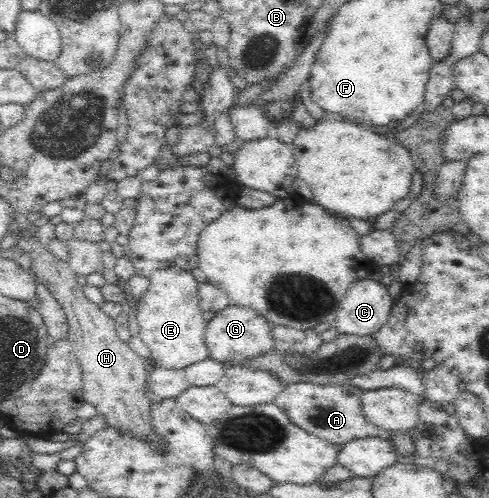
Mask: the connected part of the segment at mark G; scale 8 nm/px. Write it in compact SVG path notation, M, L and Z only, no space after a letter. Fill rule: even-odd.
M229 304L224 310L219 310L205 328L205 343L209 350L210 358L232 367L240 360L256 358L268 350L275 348L272 334L272 325L262 314L249 307Z

